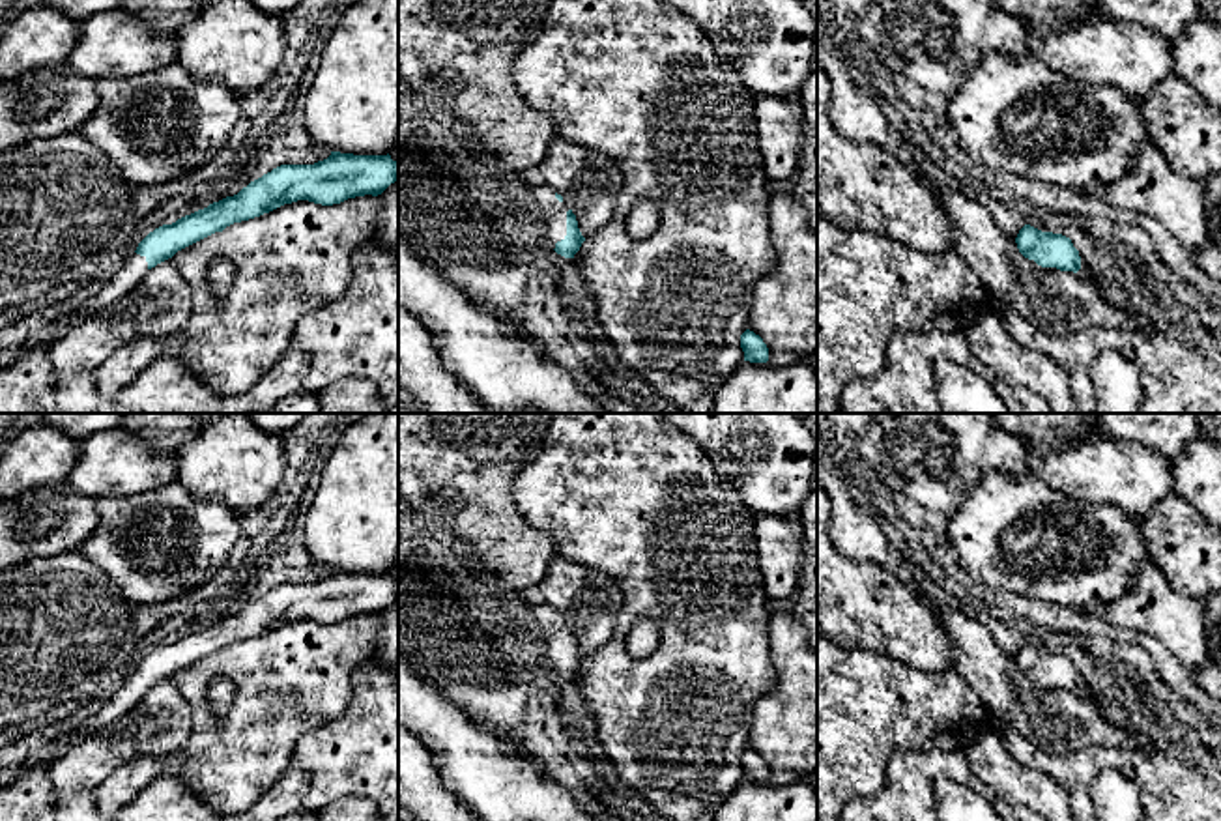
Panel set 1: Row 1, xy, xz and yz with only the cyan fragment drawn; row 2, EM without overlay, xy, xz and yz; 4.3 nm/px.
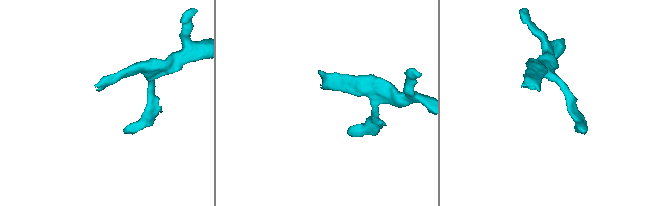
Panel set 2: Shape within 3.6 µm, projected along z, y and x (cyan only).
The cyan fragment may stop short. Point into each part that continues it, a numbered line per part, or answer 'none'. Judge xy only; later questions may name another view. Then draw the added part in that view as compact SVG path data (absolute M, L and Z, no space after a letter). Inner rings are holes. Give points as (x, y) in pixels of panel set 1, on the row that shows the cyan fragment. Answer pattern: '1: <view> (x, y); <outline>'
1: xy (27, 386); M131 254L97 295L65 320L49 322L41 344L24 346L9 365L0 367L0 413L62 413L54 396L50 346L67 329L122 301L148 271L146 256Z

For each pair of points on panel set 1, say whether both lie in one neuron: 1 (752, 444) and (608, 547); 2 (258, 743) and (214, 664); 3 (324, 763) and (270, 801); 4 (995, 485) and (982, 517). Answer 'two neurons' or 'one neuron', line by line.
1: two neurons
2: one neuron
3: two neurons
4: one neuron

